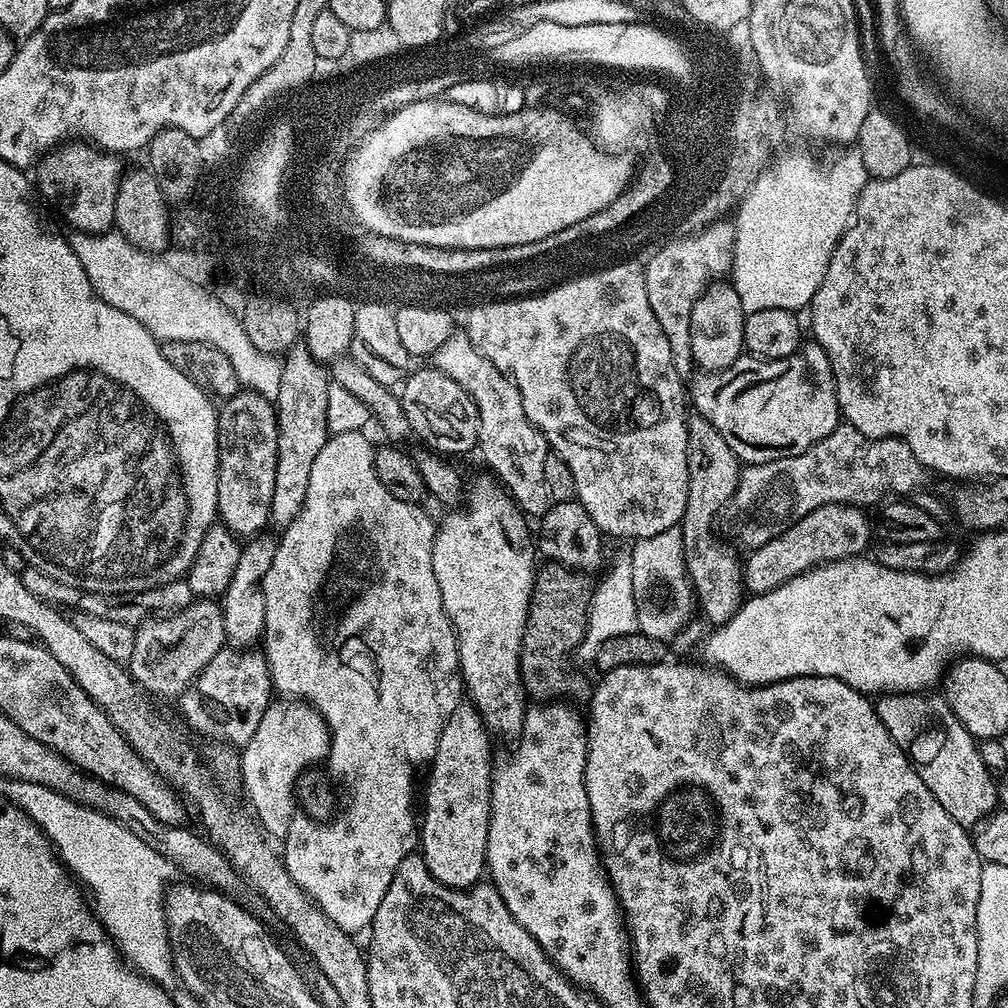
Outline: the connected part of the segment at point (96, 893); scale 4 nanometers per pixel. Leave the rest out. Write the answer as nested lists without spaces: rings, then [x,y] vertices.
[[[5,779],[3,784],[3,799],[21,808],[44,831],[48,841],[56,849],[60,863],[86,889],[96,919],[100,921],[109,940],[115,943],[125,961],[147,980],[161,986],[173,983],[172,950],[168,941],[167,916],[164,913],[166,895],[164,883],[171,878],[172,872],[174,873],[173,863],[138,834],[132,833],[126,825],[120,824],[115,818],[96,808],[89,808],[54,789],[39,785],[38,782]]]

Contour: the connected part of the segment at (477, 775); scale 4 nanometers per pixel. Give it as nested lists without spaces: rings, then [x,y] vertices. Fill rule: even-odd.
[[[461,702],[454,714],[446,718],[442,738],[438,738],[436,753],[427,769],[424,816],[422,812],[418,824],[418,852],[424,868],[437,884],[445,884],[448,888],[467,890],[479,885],[486,872],[486,834],[494,767],[488,739],[490,733],[484,727],[480,711],[470,702]]]

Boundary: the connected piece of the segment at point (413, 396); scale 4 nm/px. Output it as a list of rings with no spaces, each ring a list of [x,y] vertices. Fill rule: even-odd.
[[[434,366],[427,367],[418,369],[416,373],[413,371],[398,392],[411,431],[417,432],[427,447],[441,454],[468,452],[471,448],[473,451],[480,439],[480,419],[470,394],[466,394],[454,378],[442,374]]]

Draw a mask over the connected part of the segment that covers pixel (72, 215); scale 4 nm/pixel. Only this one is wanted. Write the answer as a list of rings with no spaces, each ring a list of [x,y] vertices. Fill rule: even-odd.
[[[68,142],[49,152],[35,165],[34,180],[39,195],[56,203],[69,229],[77,232],[107,232],[116,223],[114,202],[122,179],[120,160],[119,155],[97,150],[87,142]]]

